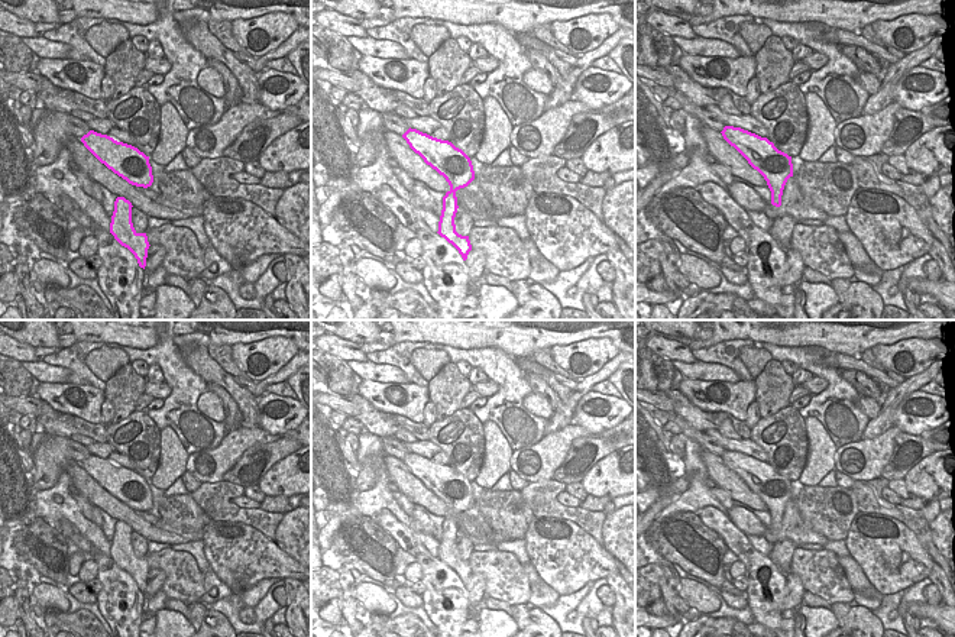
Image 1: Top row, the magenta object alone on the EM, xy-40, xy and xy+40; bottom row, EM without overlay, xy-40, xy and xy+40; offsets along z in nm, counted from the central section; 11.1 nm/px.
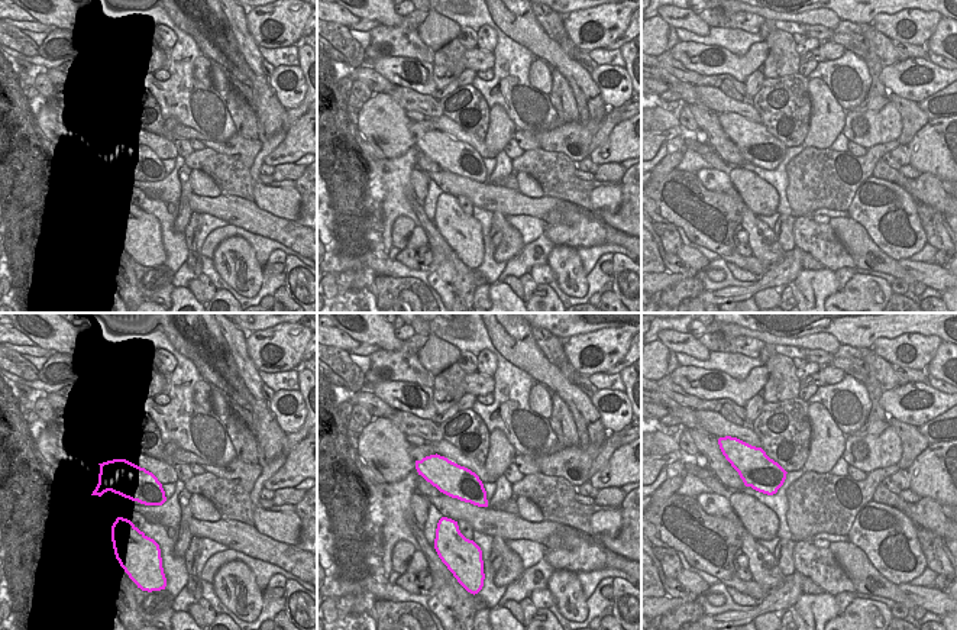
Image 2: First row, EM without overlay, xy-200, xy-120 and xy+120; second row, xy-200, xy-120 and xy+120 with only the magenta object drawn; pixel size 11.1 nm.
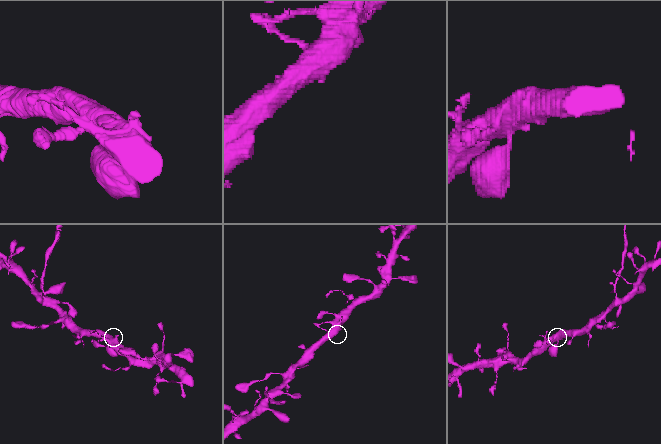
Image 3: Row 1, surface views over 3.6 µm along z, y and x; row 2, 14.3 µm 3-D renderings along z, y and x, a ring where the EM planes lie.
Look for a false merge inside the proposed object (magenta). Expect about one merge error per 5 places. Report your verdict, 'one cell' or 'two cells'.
one cell

